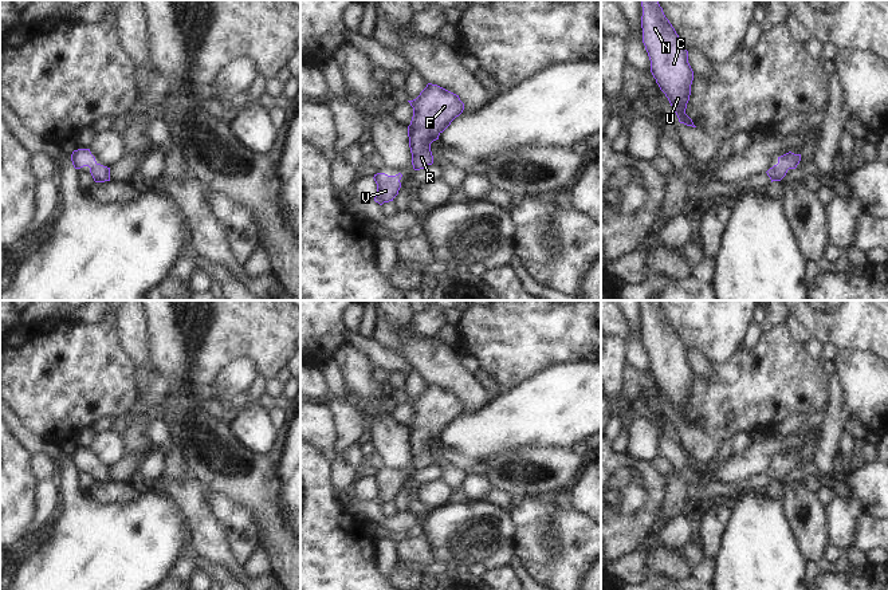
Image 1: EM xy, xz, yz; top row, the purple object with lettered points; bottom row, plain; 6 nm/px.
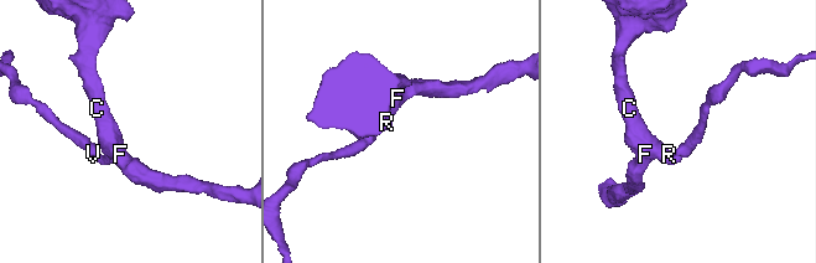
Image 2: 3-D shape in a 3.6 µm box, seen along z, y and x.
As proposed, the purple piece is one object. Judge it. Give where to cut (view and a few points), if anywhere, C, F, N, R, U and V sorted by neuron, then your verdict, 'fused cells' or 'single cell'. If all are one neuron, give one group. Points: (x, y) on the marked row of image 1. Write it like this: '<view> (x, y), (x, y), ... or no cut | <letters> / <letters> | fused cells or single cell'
no cut | C F N R U V | single cell

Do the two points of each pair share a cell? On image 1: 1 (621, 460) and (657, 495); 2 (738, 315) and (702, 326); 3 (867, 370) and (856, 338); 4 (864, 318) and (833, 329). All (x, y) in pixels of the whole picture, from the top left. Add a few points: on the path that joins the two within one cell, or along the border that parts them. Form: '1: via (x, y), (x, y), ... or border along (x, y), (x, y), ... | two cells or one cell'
1: via (633, 464), (639, 465), (655, 483) | one cell
2: via (729, 315), (711, 317) | one cell
3: border along (840, 350), (867, 350), (873, 356) | two cells
4: via (856, 318), (844, 318), (841, 321) | one cell

